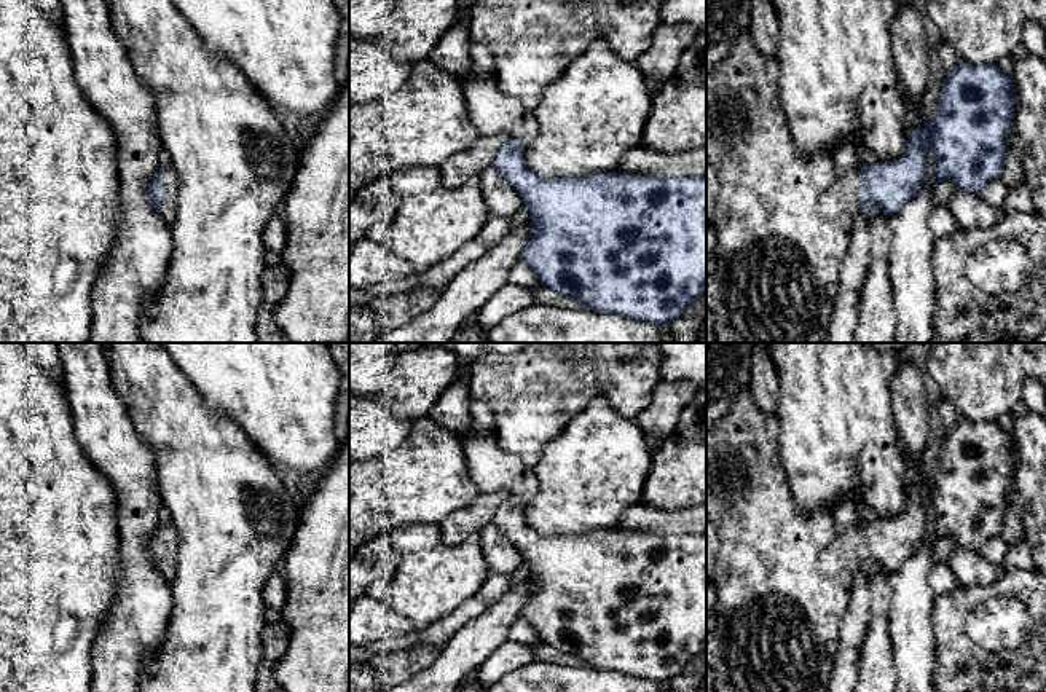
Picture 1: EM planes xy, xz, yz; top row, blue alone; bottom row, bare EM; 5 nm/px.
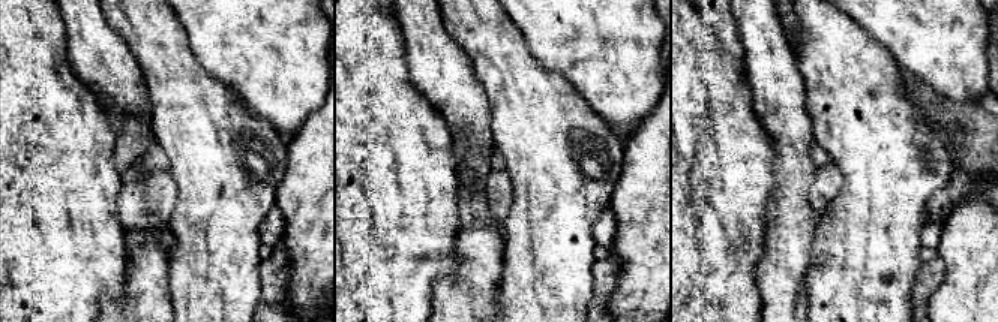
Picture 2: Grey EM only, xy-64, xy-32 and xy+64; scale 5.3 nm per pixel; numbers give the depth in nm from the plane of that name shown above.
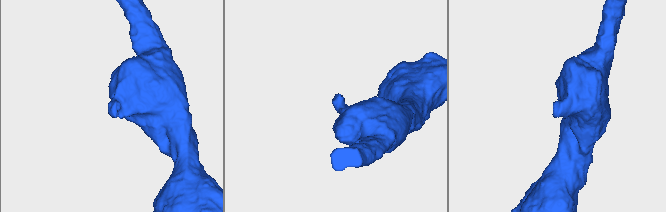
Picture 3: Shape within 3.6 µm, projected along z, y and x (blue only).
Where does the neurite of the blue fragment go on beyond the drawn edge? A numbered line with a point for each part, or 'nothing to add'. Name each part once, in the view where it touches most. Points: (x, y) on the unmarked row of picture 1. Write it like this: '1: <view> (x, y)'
1: yz (841, 562)

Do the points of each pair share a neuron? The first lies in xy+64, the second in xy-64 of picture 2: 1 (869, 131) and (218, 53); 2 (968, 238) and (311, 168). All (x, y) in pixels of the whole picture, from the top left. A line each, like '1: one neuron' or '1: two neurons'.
1: two neurons
2: one neuron

